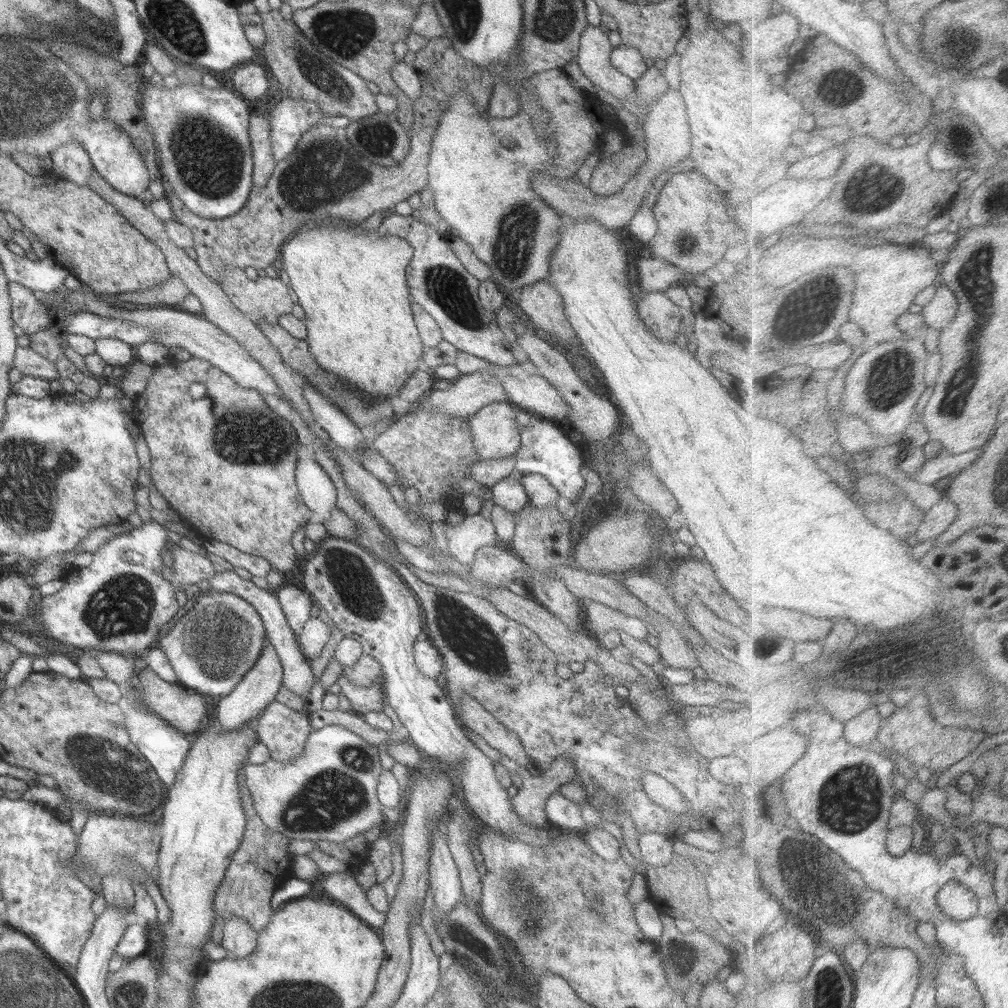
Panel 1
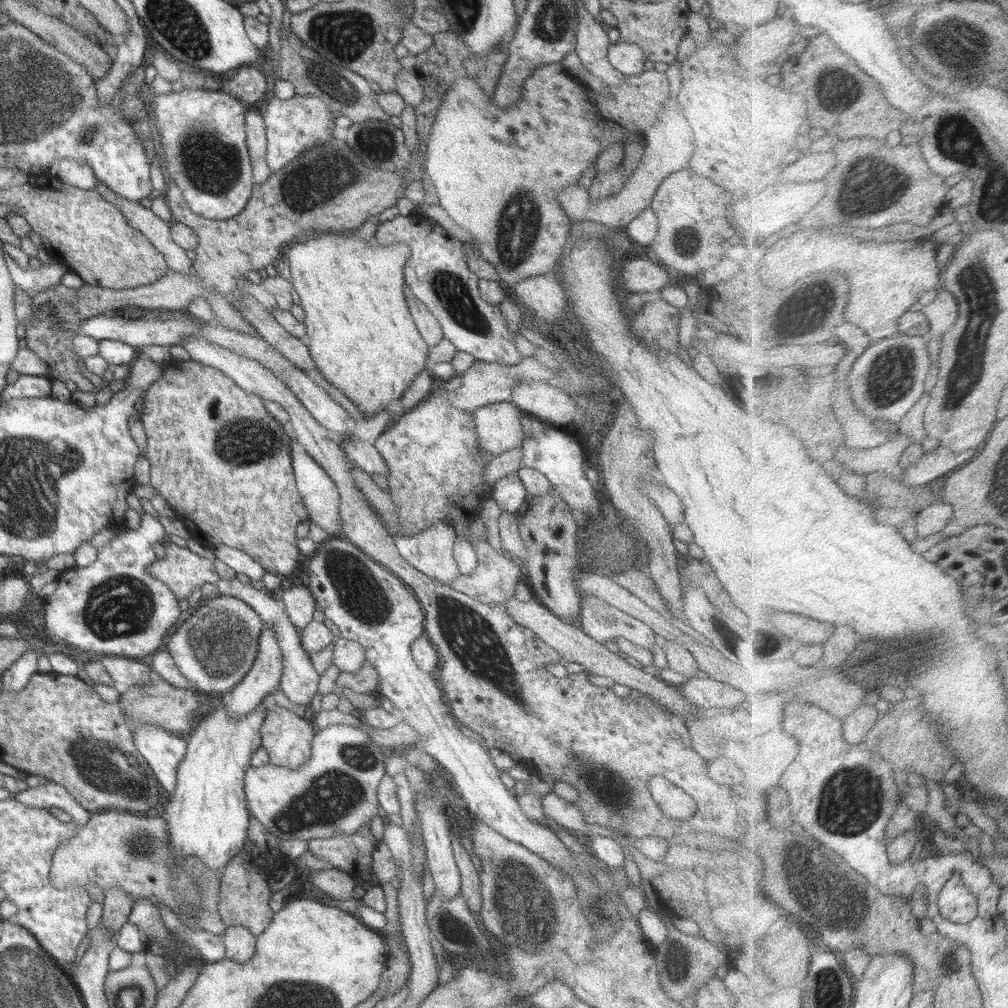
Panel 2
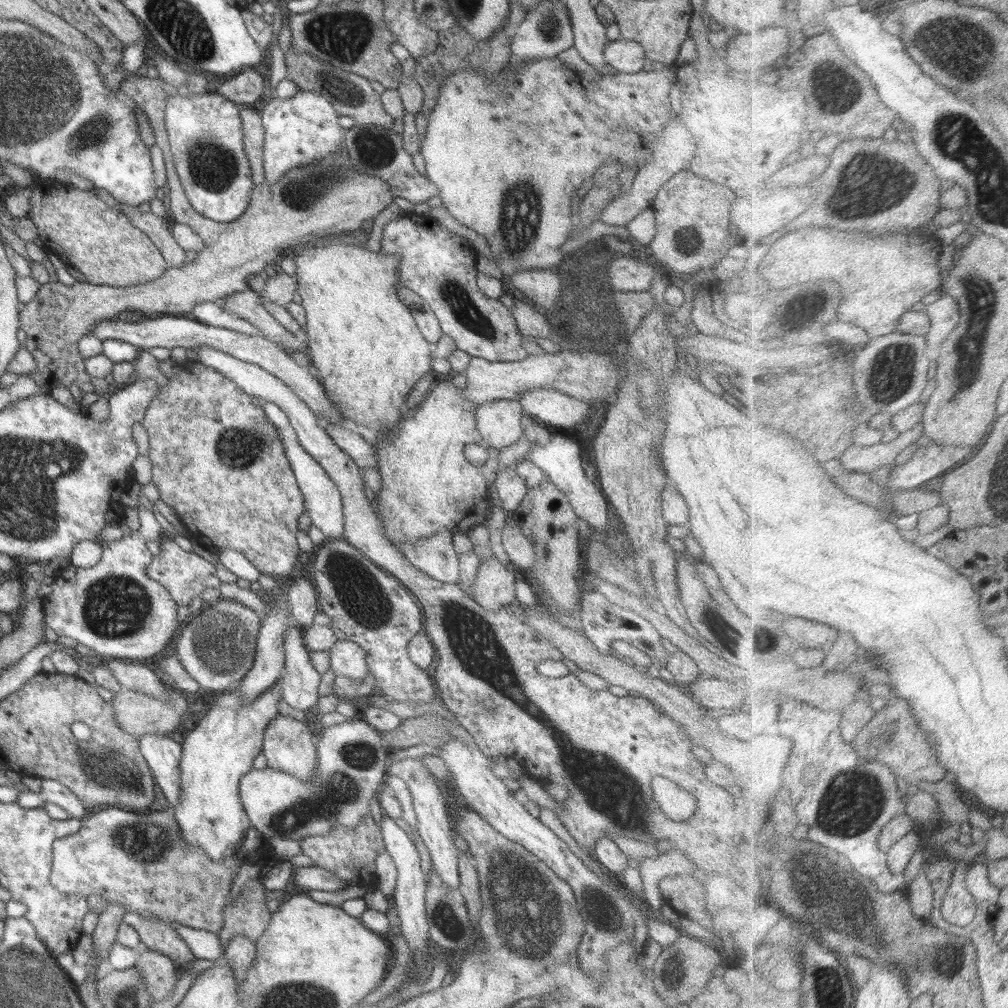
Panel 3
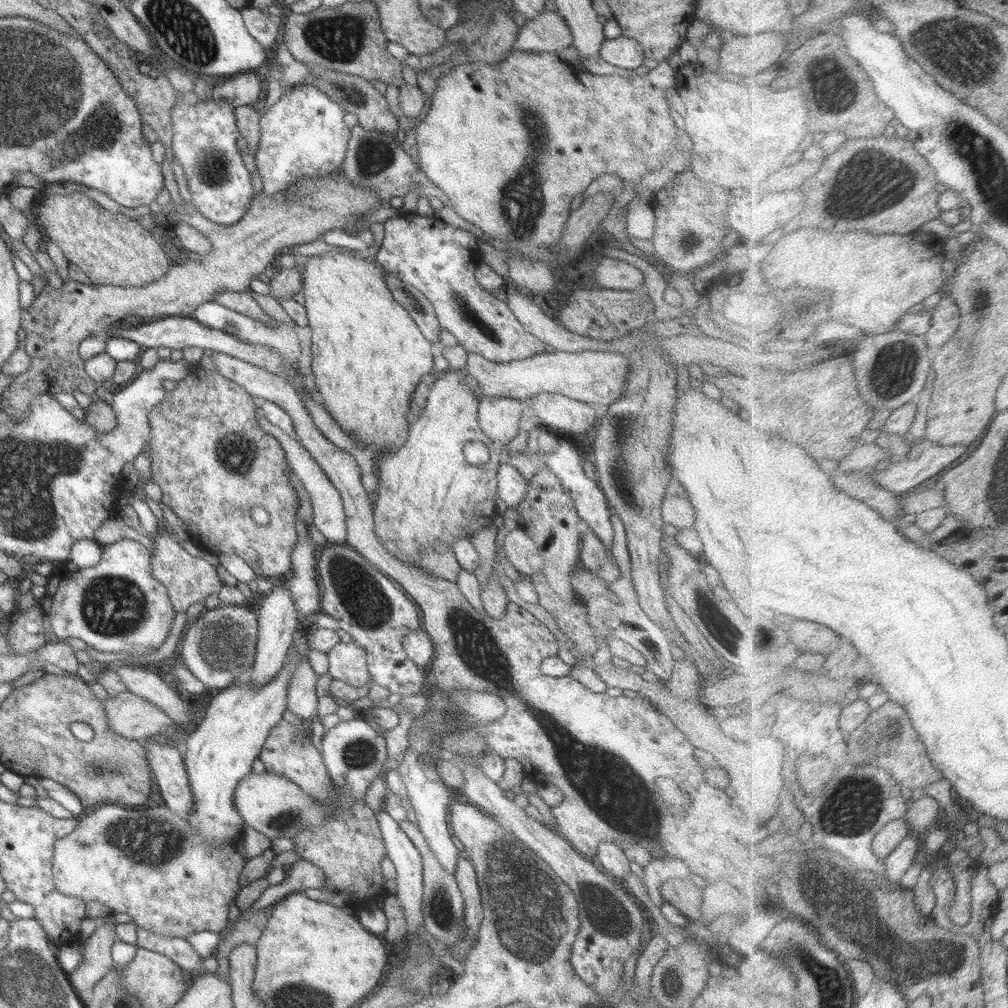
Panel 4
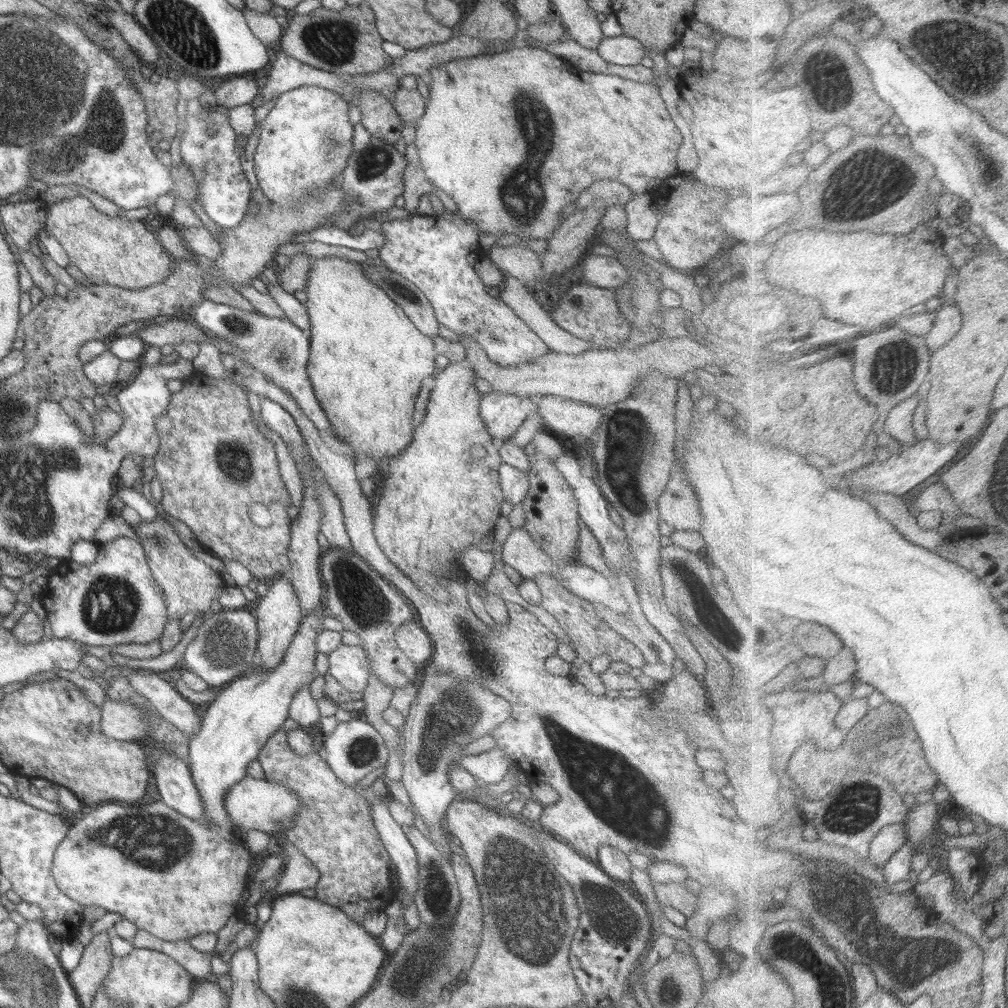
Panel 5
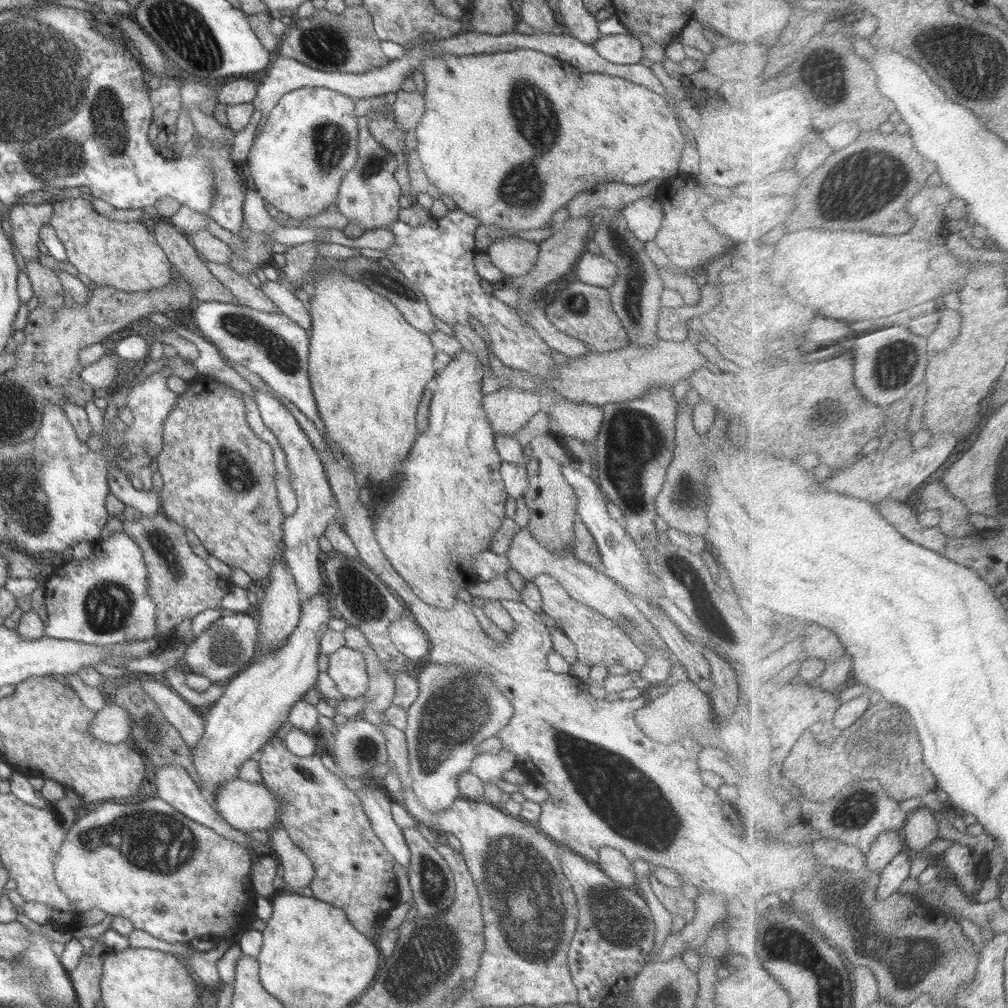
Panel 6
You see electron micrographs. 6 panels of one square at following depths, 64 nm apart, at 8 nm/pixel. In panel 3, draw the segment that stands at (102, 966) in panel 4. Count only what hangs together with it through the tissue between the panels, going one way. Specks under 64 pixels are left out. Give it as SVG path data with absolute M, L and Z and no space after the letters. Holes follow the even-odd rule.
M108 902L107 907L99 914L99 922L94 932L91 934L93 939L93 953L92 953L92 969L99 969L102 962L108 960L108 955L111 946L117 942L116 933L118 926L123 923L124 915L127 910L117 904Z

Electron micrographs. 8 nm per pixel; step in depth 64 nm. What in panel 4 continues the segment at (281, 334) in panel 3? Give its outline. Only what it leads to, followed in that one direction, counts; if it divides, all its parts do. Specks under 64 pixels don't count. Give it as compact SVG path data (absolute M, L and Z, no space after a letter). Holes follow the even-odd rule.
M224 291L214 296L213 302L234 310L239 314L248 316L260 323L265 323L268 327L272 327L275 324L275 321L270 316L267 316L264 310L261 310L261 307L255 302L250 291Z

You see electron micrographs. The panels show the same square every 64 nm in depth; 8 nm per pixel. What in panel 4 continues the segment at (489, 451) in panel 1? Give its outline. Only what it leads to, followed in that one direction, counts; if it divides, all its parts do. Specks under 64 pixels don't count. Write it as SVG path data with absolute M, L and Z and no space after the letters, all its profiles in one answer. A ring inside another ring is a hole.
M486 396L479 399L478 423L484 435L500 448L516 439L522 414L527 407L516 398Z

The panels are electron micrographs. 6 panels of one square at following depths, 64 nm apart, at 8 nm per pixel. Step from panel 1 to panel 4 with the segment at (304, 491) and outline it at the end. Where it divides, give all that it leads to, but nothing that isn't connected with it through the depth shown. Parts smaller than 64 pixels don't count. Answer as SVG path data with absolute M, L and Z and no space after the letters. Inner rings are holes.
M276 428L274 437L281 443L285 450L285 456L292 466L292 470L296 472L298 480L302 482L304 490L307 490L310 497L311 506L313 508L314 526L324 534L329 544L346 543L346 515L343 509L343 502L340 491L334 487L326 473L316 463L312 455L304 448L304 446L295 438L291 438L286 432L282 432Z

